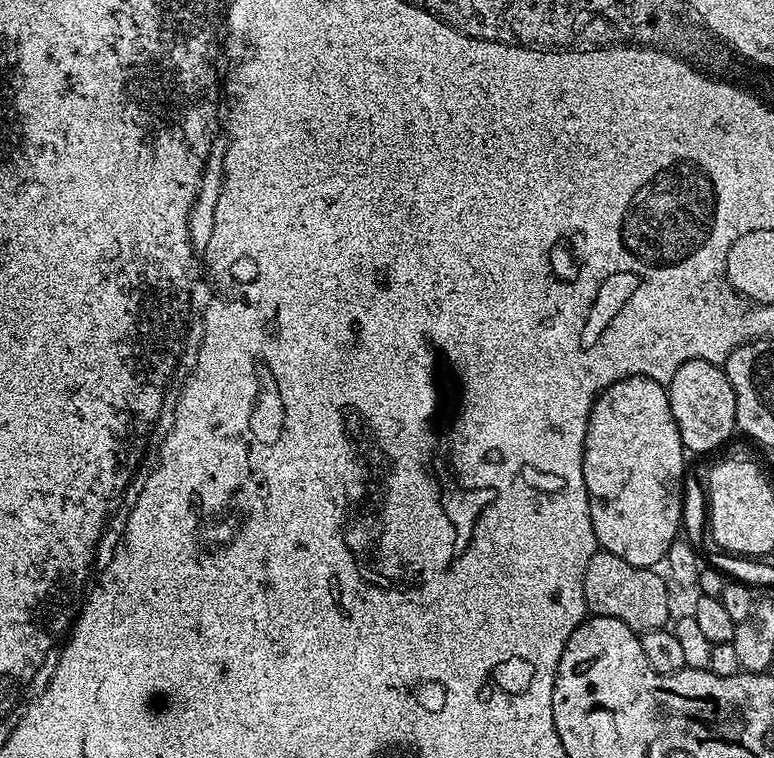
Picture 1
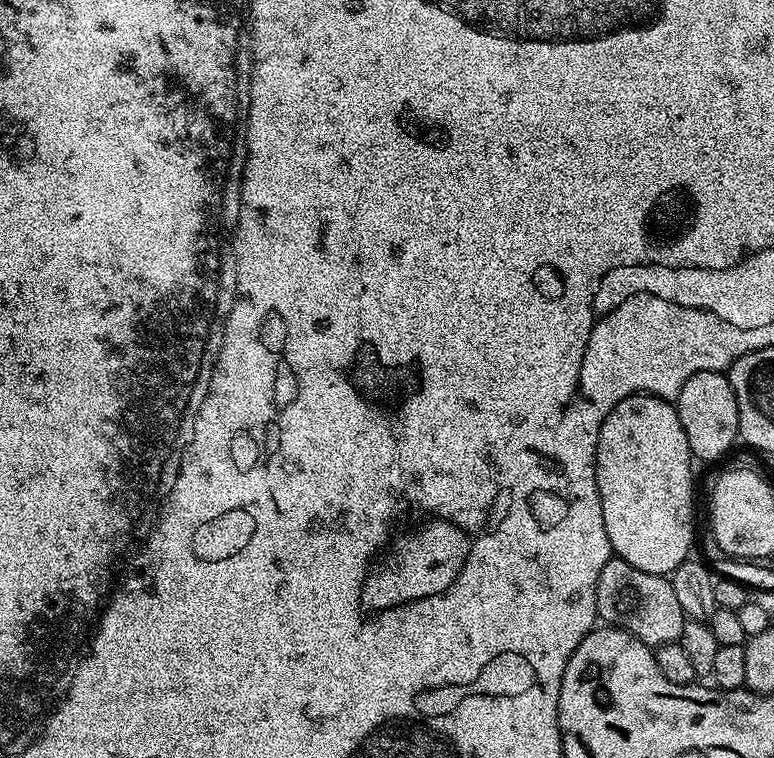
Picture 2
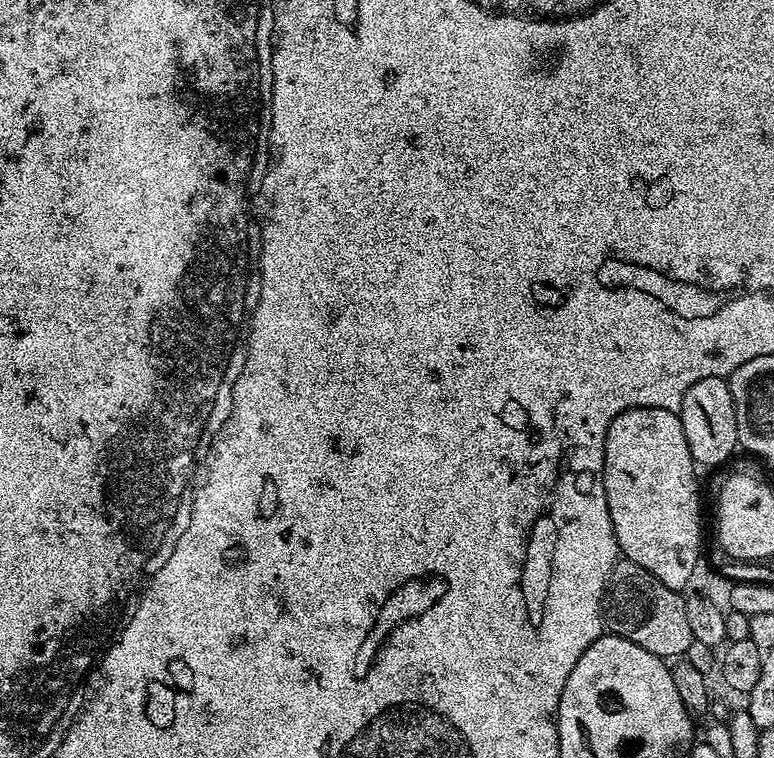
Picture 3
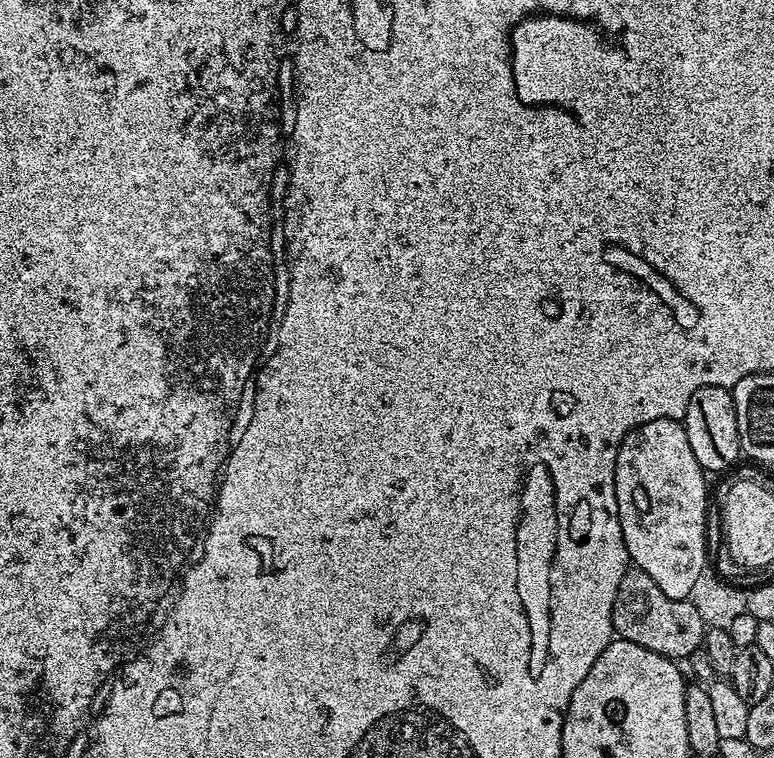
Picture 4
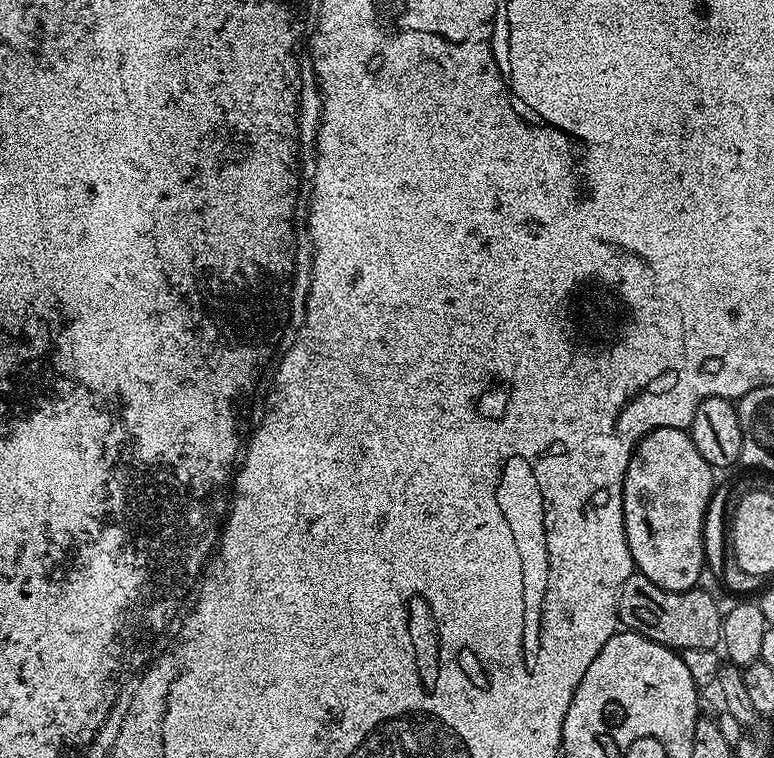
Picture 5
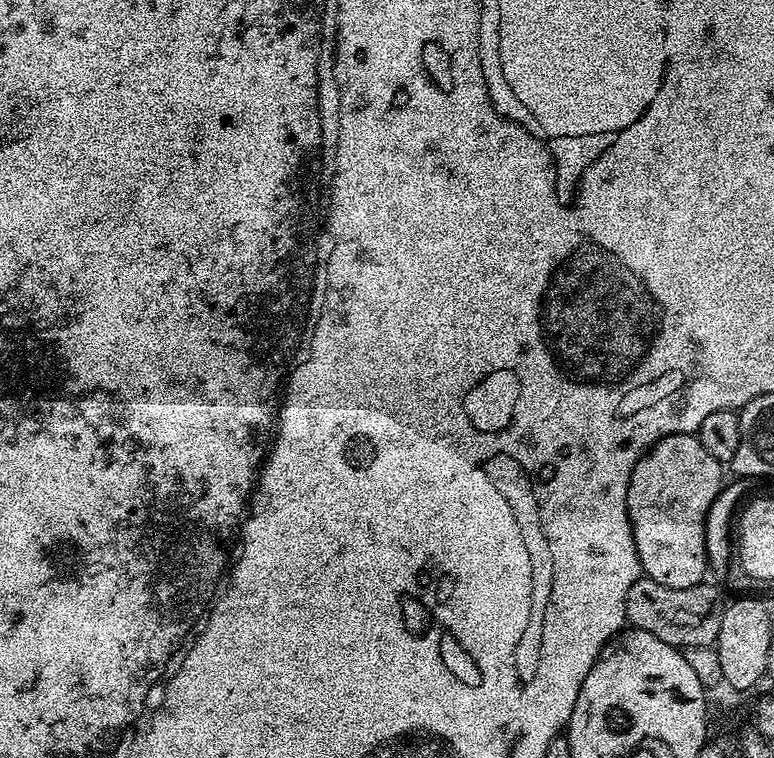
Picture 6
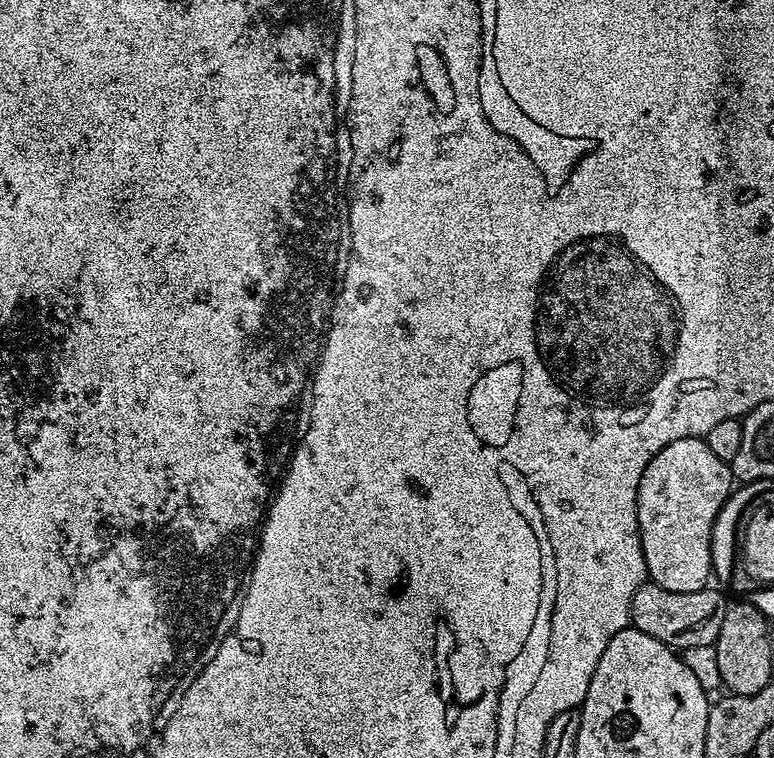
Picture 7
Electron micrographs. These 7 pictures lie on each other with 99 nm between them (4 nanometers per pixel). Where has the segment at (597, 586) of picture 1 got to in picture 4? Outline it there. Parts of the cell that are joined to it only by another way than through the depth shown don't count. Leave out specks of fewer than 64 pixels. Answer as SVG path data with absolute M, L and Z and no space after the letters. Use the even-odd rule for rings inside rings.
M633 567L625 572L622 582L618 582L618 590L614 594L614 606L612 607L612 630L621 640L629 640L638 646L646 646L646 650L654 650L654 654L662 654L667 660L683 661L691 658L695 652L701 651L704 642L706 623L701 614L694 608L691 602L678 598L666 598L658 586L654 586L654 578L646 574L638 567Z

